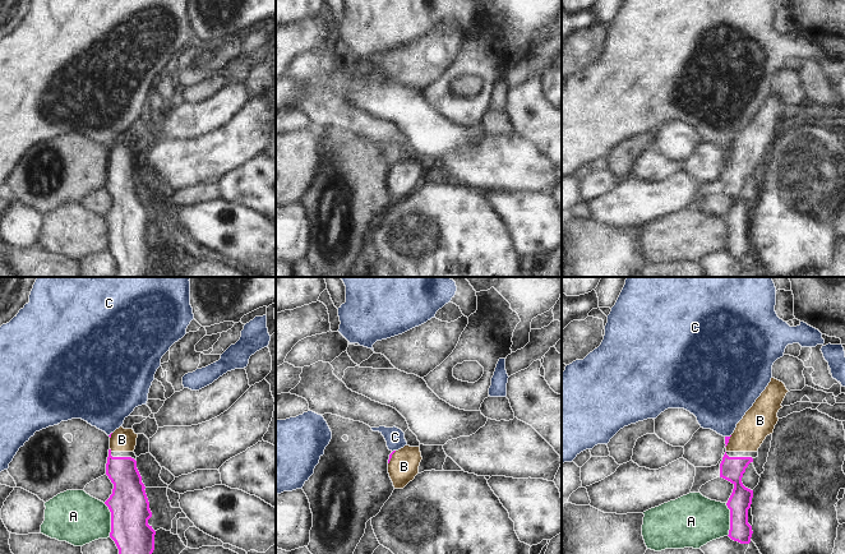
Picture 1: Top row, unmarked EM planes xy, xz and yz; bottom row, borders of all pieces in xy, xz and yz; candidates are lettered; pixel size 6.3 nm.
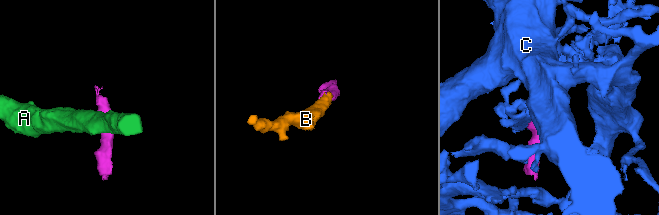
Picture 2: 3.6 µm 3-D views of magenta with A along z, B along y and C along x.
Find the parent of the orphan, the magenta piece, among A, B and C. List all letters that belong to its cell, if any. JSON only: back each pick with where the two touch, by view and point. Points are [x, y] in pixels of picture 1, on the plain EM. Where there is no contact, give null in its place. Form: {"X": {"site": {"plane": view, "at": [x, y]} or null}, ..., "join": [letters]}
{"B": {"site": {"plane": "xz", "at": [391, 171]}}, "join": ["B"]}

